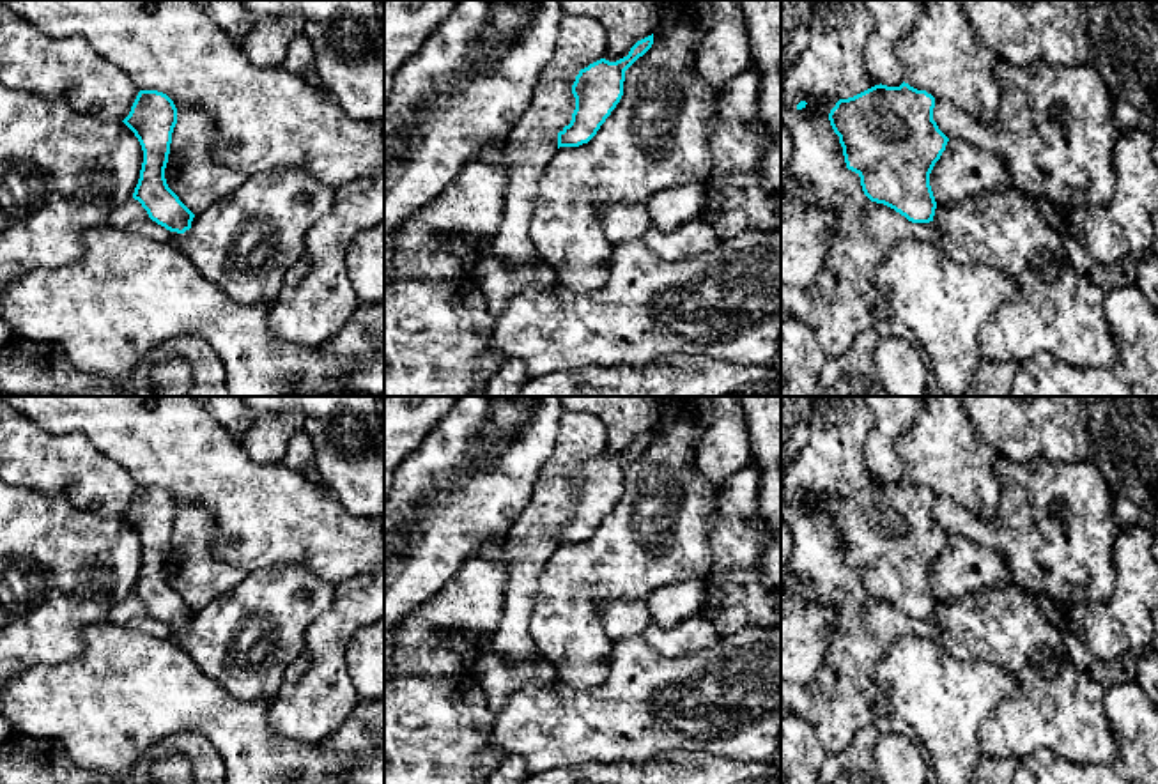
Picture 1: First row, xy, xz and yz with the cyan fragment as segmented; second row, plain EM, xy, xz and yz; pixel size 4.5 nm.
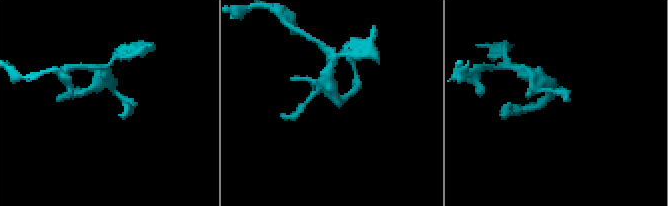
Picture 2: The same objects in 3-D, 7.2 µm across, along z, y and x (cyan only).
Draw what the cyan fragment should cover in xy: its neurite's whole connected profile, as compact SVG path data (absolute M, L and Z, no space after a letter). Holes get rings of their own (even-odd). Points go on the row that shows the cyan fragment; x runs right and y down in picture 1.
M140 90L122 122L135 133L143 150L133 198L142 204L152 221L170 232L184 234L191 228L195 214L168 188L165 179L172 133L177 124L174 101L158 90Z

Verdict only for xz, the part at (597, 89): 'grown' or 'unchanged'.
unchanged

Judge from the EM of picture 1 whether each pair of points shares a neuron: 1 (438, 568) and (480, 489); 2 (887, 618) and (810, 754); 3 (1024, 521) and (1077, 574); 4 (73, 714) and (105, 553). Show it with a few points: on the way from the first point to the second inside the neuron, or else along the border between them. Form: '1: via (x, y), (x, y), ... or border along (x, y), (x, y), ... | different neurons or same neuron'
1: via (443, 549), (443, 526), (461, 508) | same neuron
2: border along (799, 714), (811, 726), (827, 753) | different neurons
3: via (1036, 533), (1065, 561) | same neuron
4: border along (107, 620), (85, 629), (85, 645), (68, 661) | different neurons

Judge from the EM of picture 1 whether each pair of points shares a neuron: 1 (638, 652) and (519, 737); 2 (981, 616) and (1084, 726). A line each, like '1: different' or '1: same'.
1: same
2: same

